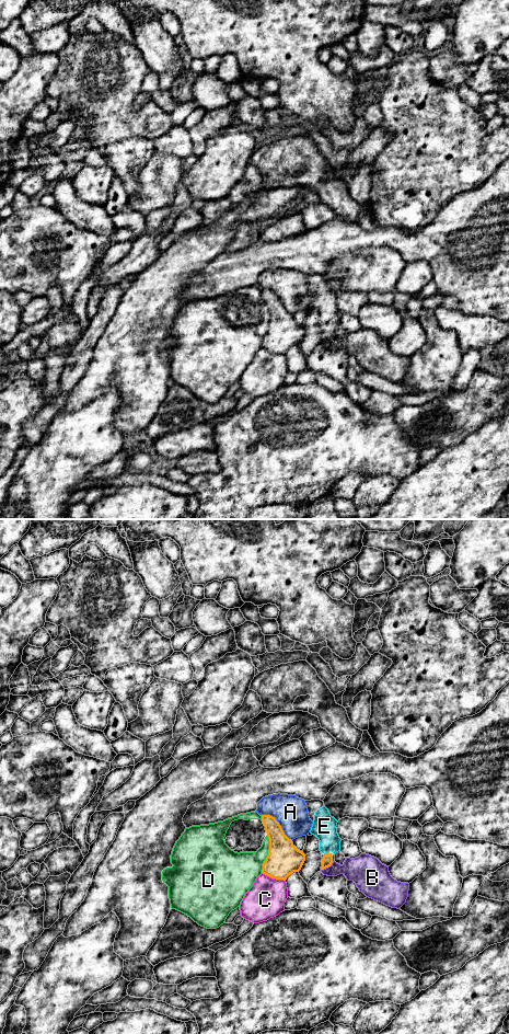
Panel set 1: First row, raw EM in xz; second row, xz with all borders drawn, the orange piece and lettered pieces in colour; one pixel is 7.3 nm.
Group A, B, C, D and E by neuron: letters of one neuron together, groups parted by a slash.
A / B / C / D / E

